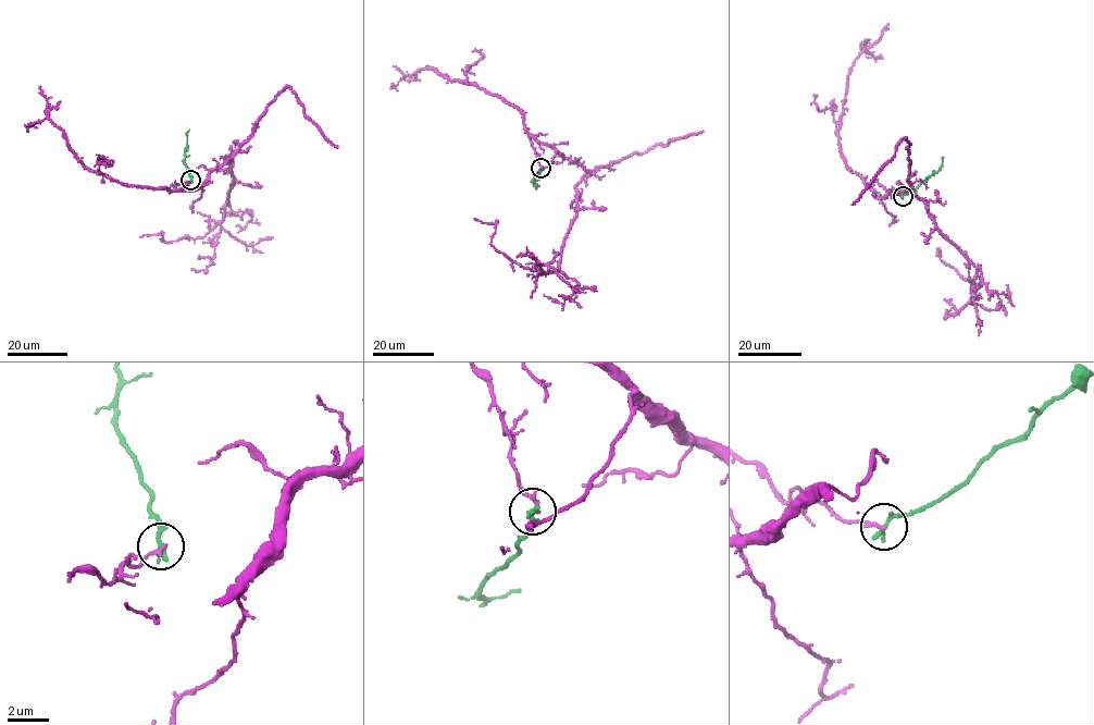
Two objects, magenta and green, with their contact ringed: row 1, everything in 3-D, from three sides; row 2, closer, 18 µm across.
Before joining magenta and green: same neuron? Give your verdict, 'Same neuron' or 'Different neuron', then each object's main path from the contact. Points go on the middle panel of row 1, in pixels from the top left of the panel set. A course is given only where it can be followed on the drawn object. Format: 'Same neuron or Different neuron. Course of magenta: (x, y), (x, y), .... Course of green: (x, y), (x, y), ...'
Different neuron. Course of magenta: (541, 168), (531, 135), (586, 171), (559, 272), (511, 261), (490, 244), (494, 224), (473, 218). Course of green: (541, 168), (534, 179), (536, 188), (538, 186)

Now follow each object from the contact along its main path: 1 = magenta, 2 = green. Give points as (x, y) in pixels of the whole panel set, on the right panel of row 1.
1: (903, 196), (870, 185), (879, 198), (909, 189), (922, 200), (981, 285), (973, 290), (936, 248)
2: (903, 196), (941, 167), (943, 157)

